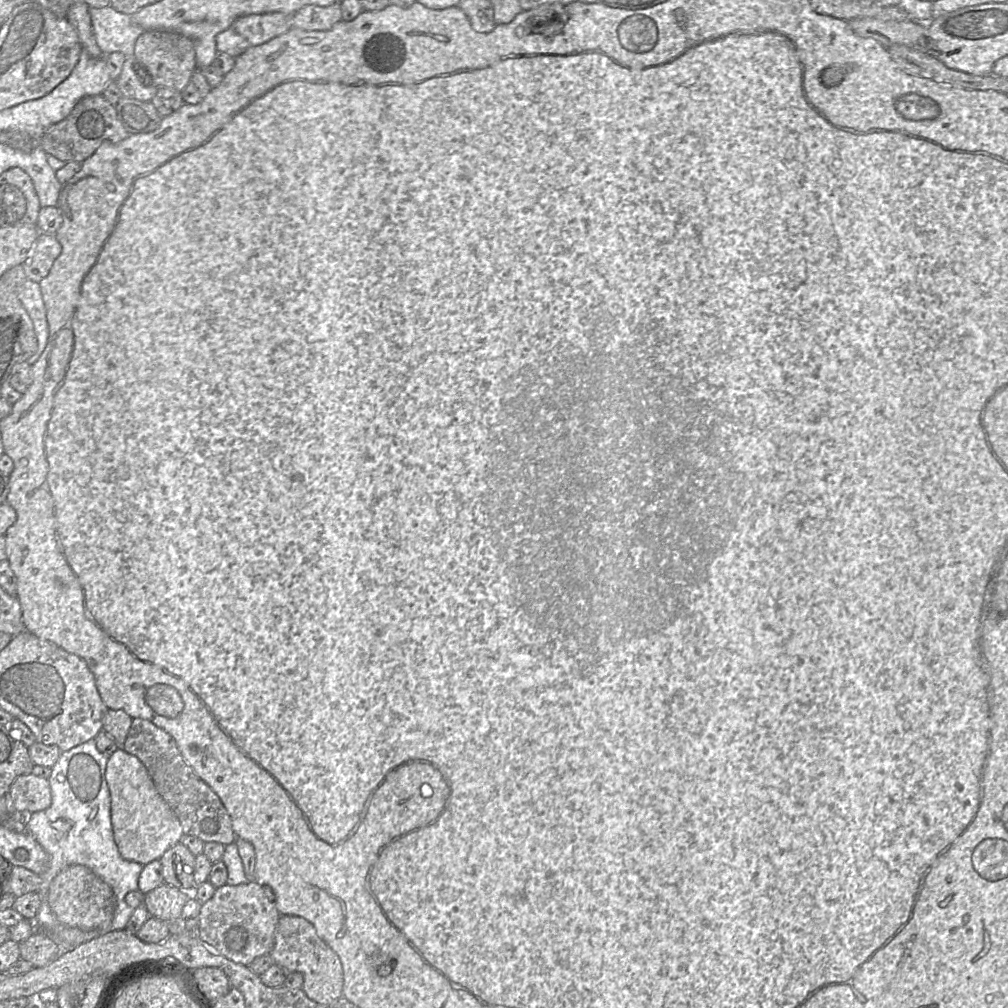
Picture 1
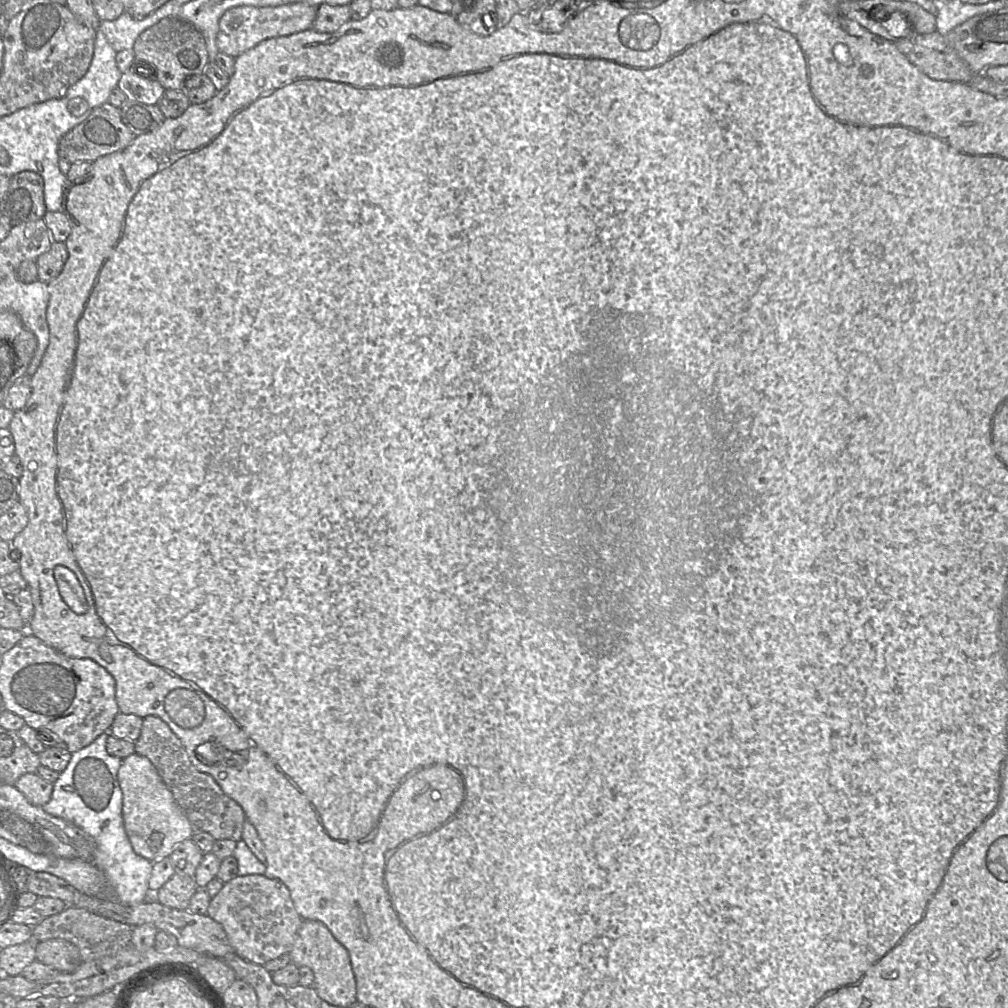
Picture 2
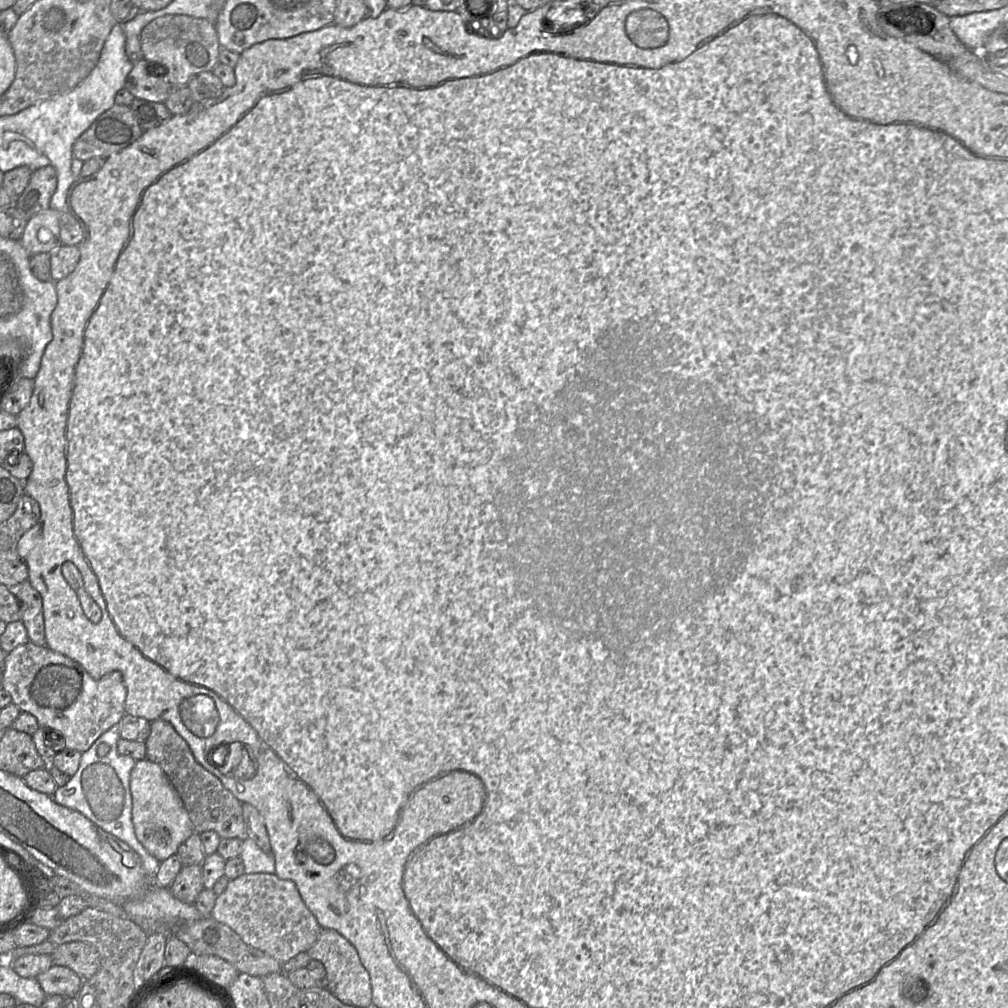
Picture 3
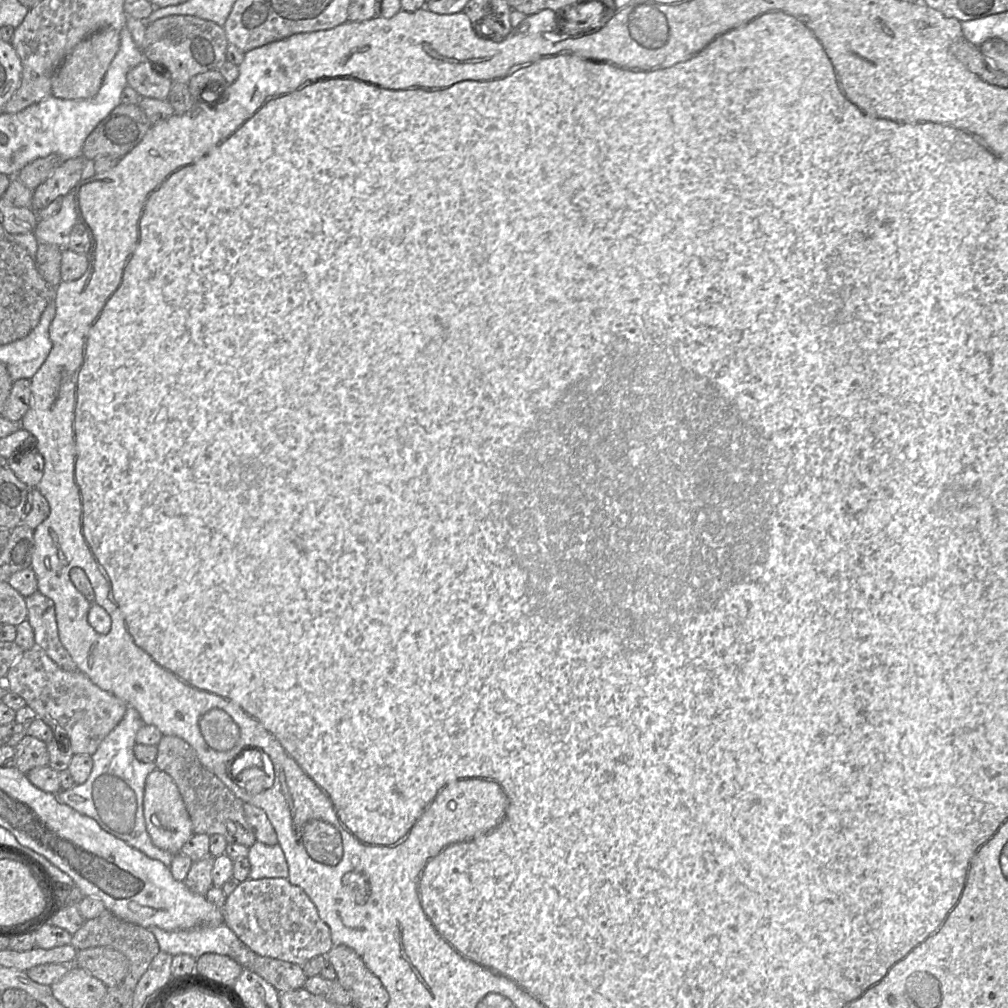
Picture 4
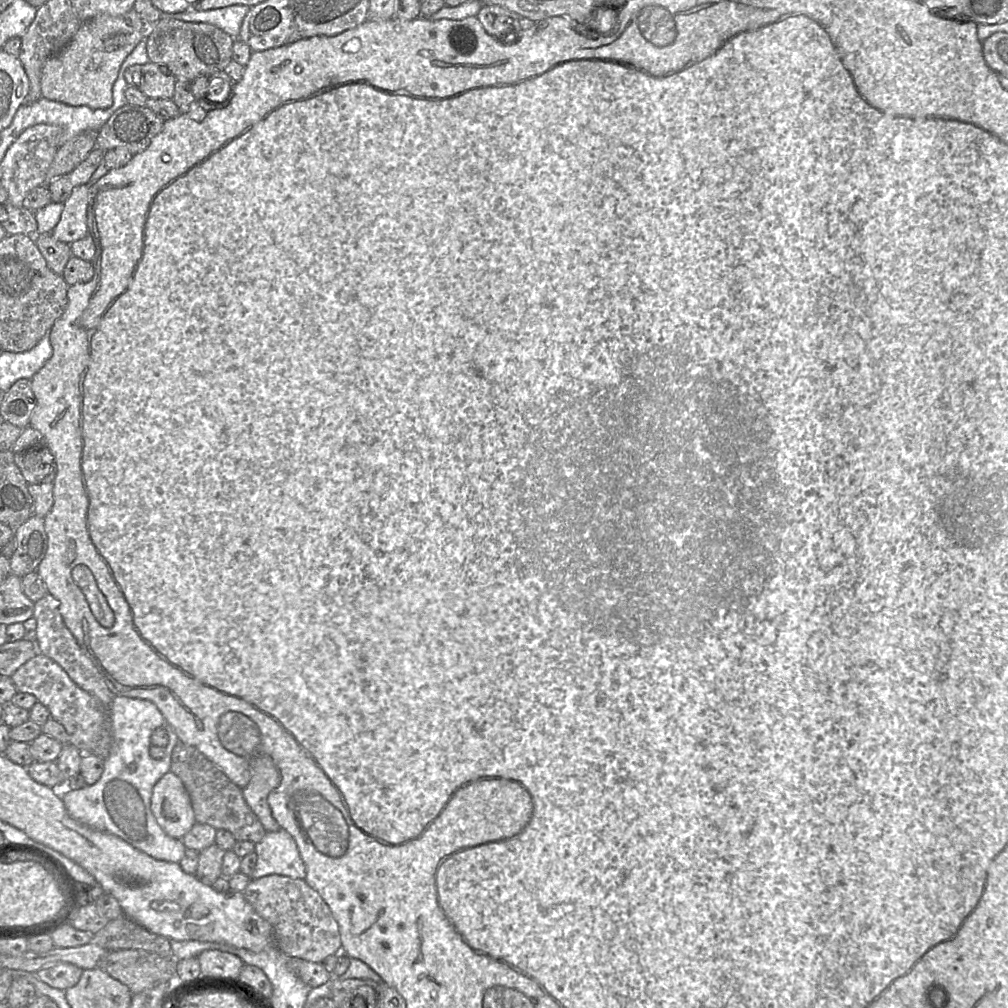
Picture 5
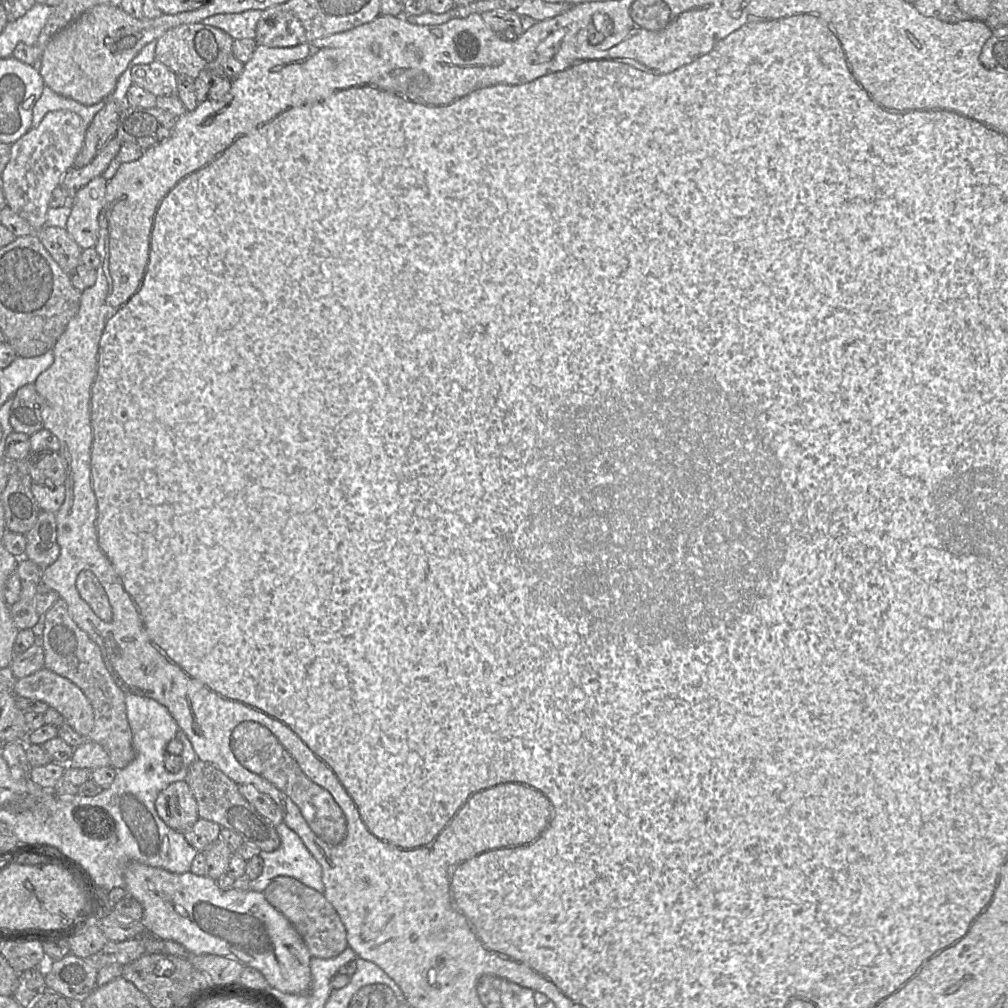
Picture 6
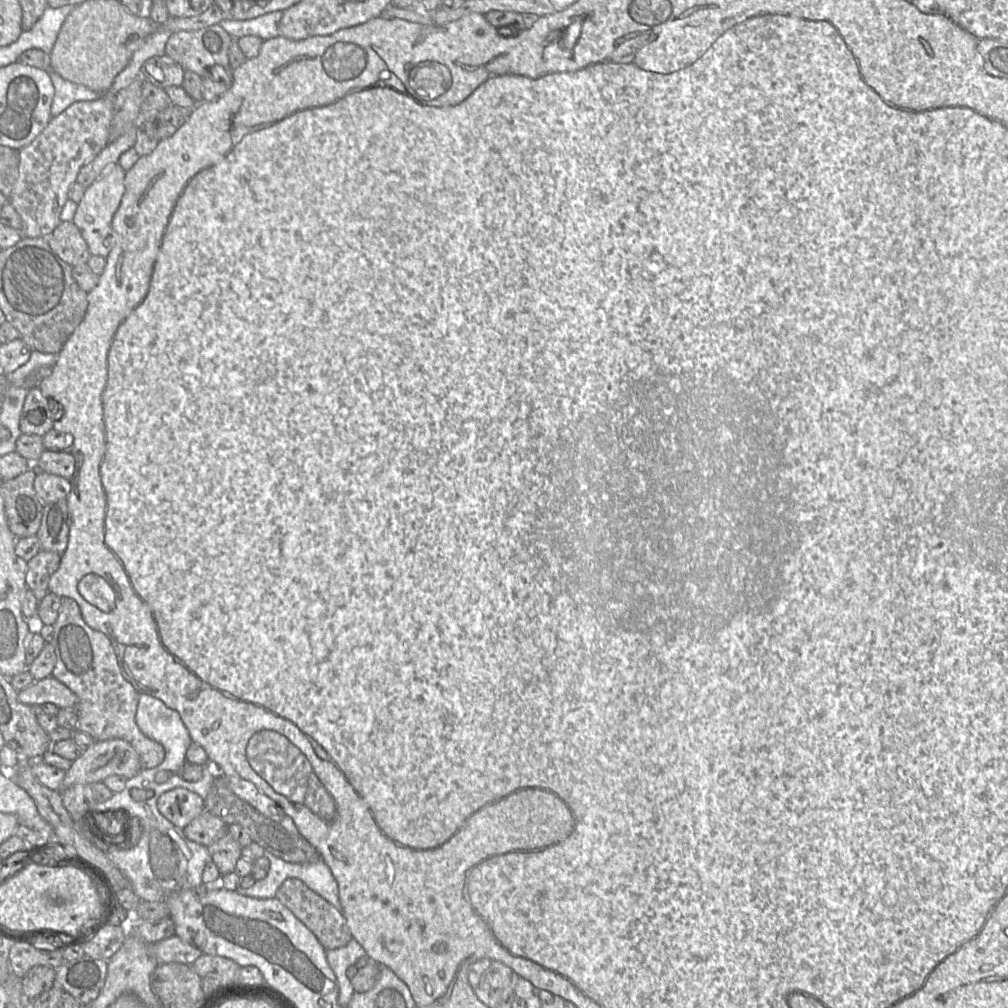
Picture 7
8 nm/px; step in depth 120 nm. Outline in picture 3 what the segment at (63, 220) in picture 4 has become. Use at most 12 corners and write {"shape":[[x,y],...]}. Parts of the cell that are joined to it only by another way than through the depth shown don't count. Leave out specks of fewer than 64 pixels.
{"shape":[[60,211],[28,220],[19,241],[31,256],[62,245]]}

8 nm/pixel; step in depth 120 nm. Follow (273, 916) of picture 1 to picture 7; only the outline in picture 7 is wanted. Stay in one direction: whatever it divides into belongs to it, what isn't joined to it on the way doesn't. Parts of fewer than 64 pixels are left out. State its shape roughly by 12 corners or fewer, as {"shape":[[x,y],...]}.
{"shape":[[300,879],[275,898],[325,950],[352,939],[343,912]]}

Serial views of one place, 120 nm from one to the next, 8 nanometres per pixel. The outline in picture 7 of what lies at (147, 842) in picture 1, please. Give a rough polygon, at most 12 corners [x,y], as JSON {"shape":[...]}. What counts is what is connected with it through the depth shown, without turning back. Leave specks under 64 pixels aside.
{"shape":[[178,787],[157,809],[183,829],[205,810],[197,793]]}

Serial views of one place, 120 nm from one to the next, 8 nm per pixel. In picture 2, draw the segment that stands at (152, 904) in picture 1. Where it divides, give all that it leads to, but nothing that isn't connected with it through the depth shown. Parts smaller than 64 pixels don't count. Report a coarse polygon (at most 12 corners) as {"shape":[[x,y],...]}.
{"shape":[[175,873],[152,894],[162,905],[186,910],[198,890],[194,876]]}

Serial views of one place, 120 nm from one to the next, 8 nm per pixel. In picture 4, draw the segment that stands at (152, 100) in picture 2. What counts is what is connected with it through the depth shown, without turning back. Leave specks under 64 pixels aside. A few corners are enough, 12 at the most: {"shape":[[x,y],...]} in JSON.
{"shape":[[145,60],[127,73],[141,97],[168,100],[172,79]]}

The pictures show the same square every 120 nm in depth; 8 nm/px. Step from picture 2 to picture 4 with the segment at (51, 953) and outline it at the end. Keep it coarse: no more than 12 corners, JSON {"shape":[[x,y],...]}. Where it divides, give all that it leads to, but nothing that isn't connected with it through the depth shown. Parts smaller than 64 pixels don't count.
{"shape":[[111,947],[78,950],[74,966],[107,987],[129,972]]}

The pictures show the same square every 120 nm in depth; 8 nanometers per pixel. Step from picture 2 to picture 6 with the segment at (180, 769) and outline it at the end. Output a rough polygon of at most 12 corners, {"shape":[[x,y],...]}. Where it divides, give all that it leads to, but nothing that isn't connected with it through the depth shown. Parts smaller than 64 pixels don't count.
{"shape":[[195,760],[185,782],[199,818],[271,852],[275,826],[214,765]]}

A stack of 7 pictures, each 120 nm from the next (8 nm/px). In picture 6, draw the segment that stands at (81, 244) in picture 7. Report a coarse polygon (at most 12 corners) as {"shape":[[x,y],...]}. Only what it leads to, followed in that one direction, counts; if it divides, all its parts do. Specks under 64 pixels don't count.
{"shape":[[66,228],[34,232],[62,270],[82,264],[83,249]]}

